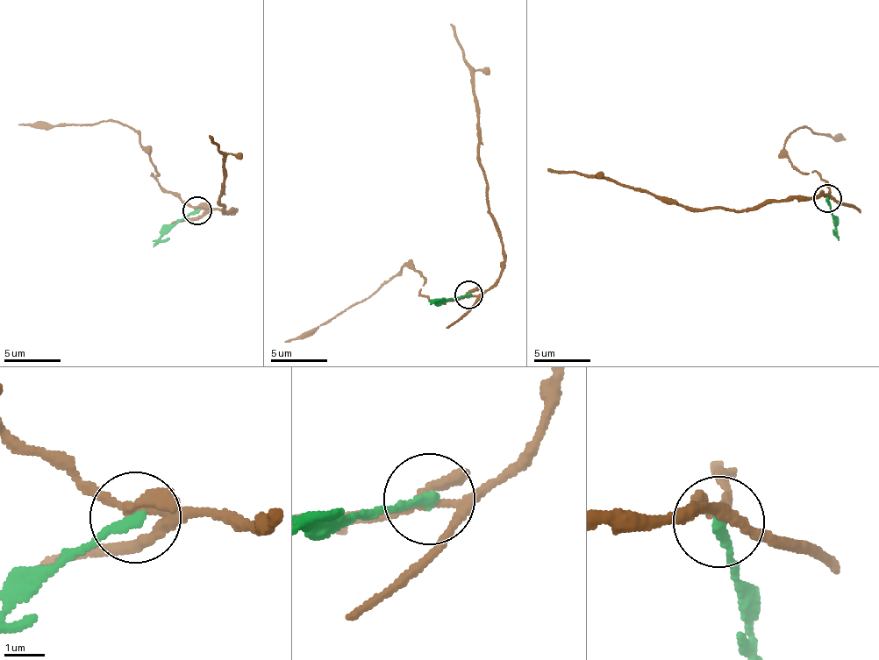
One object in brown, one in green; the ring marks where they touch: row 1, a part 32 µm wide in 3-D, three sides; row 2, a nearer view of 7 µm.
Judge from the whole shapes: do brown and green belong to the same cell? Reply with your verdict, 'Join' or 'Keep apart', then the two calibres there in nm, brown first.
Keep apart. Thickness 200 nm (brown) against 240 nm

